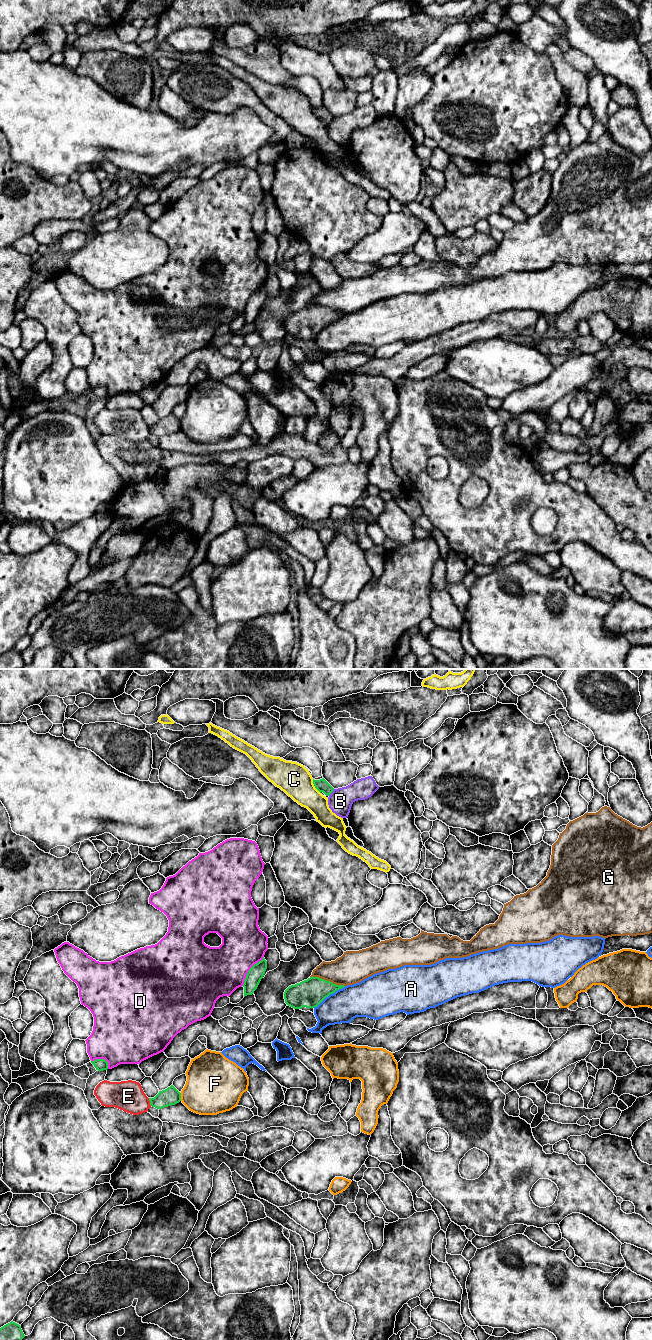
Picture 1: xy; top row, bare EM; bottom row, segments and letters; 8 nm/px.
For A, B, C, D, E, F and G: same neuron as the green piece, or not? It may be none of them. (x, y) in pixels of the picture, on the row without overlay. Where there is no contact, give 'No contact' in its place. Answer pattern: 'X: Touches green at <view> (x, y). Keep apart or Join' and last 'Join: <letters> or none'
A: Touches green at xy (329, 322). Keep apart
B: Touches green at xy (331, 120). Keep apart
C: Touches green at xy (314, 113). Keep apart
D: Touches green at xy (249, 298). Keep apart
E: Touches green at xy (150, 430). Keep apart
F: Touches green at xy (180, 425). Keep apart
G: Touches green at xy (326, 308). Keep apart
Join: none

